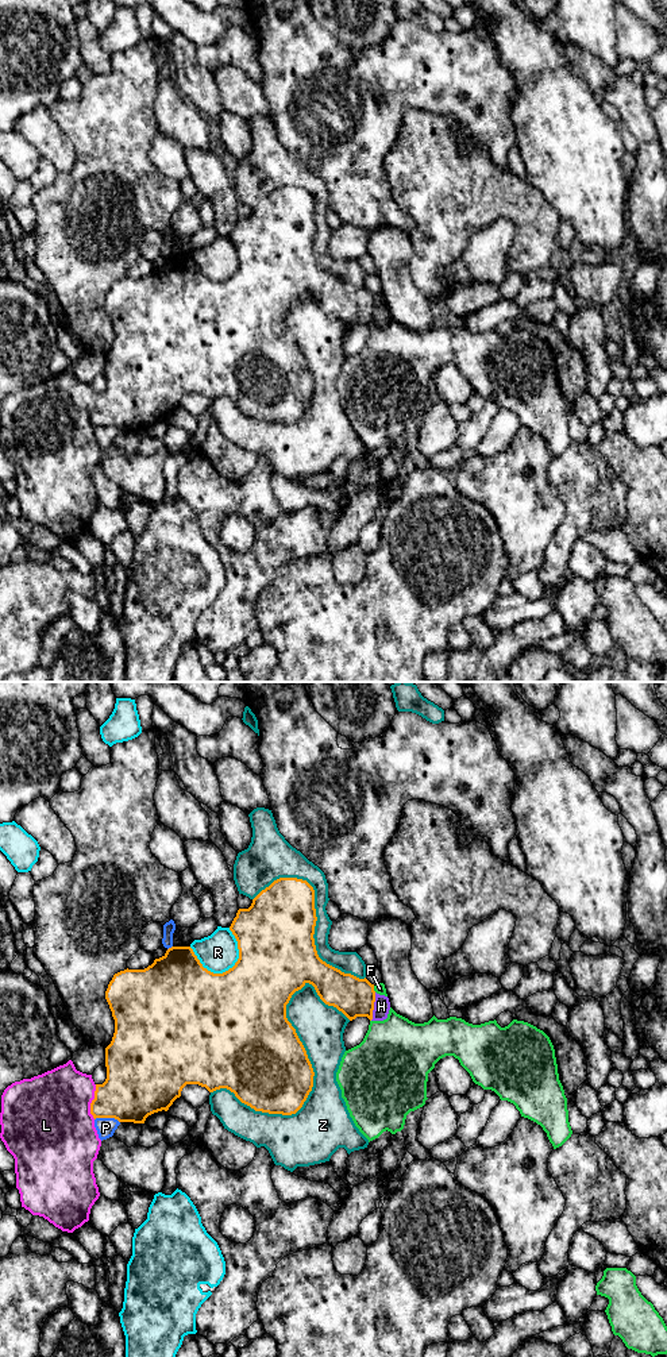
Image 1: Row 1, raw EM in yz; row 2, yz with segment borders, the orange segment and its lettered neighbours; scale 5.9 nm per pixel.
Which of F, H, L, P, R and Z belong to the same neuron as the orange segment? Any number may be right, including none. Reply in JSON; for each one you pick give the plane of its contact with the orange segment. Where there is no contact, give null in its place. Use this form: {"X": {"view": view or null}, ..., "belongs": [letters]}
{"belongs": []}

